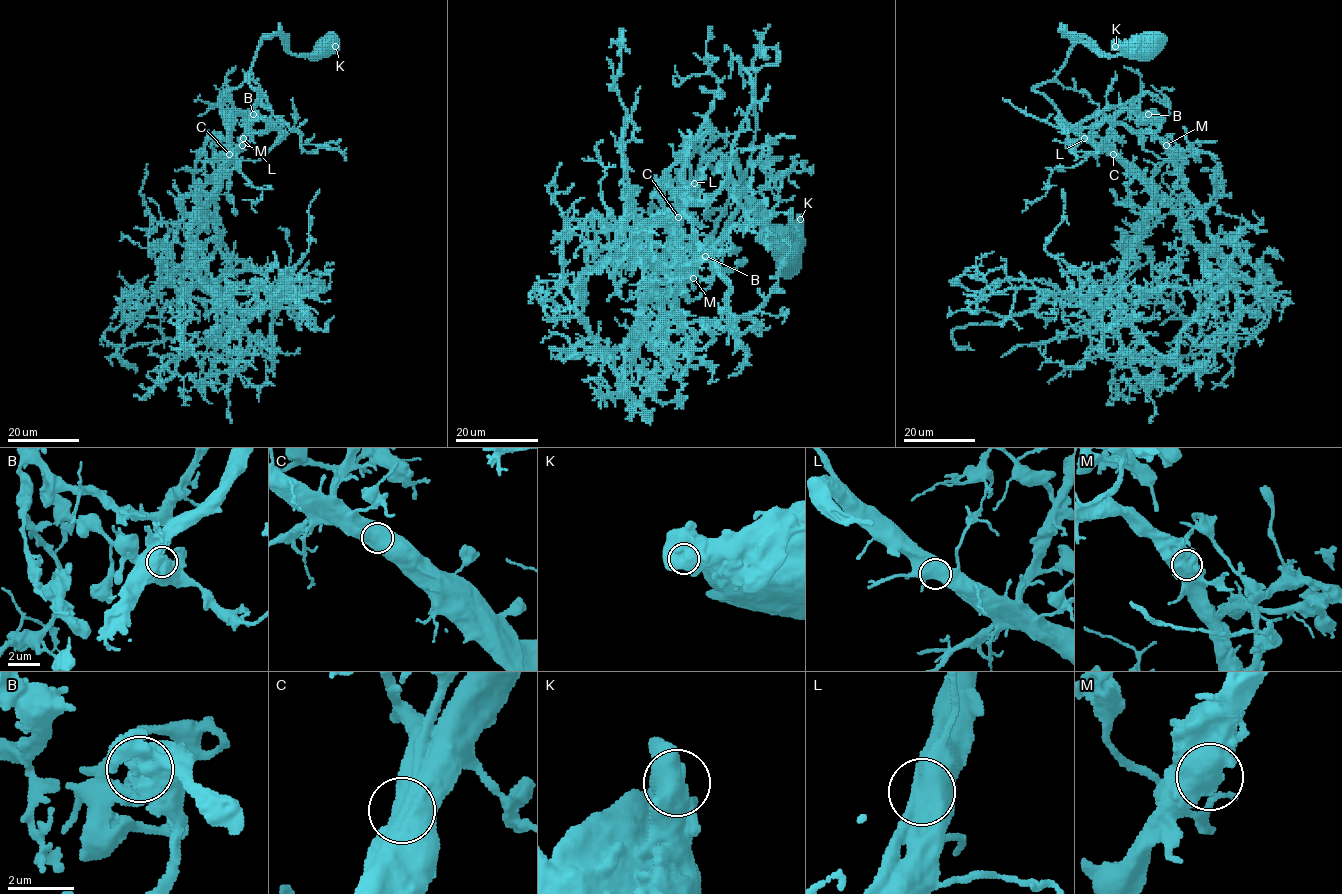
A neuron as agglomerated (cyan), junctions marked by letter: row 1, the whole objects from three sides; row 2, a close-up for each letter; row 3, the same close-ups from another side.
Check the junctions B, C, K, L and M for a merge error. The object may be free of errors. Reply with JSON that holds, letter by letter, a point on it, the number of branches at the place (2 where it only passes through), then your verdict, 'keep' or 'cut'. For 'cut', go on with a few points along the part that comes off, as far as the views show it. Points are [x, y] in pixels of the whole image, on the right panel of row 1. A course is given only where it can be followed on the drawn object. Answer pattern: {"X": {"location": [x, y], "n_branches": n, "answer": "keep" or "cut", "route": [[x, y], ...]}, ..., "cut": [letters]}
{"B": {"location": [1148, 114], "n_branches": 1, "answer": "keep"}, "C": {"location": [1113, 154], "n_branches": 1, "answer": "keep"}, "K": {"location": [1115, 46], "n_branches": 1, "answer": "keep"}, "L": {"location": [1084, 138], "n_branches": 1, "answer": "keep"}, "M": {"location": [1166, 145], "n_branches": 1, "answer": "keep"}, "cut": []}

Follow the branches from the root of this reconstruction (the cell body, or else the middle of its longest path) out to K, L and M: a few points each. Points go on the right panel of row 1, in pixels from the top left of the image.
K: (1144, 50), (1138, 53), (1115, 46)
L: (1144, 50), (1135, 55), (1101, 55), (1067, 35), (1073, 46), (1064, 67), (1032, 89), (1040, 92), (1084, 138)
M: (1144, 50), (1101, 55), (1067, 35), (1073, 46), (1064, 67), (1032, 89), (1066, 126), (1118, 121), (1166, 145)

